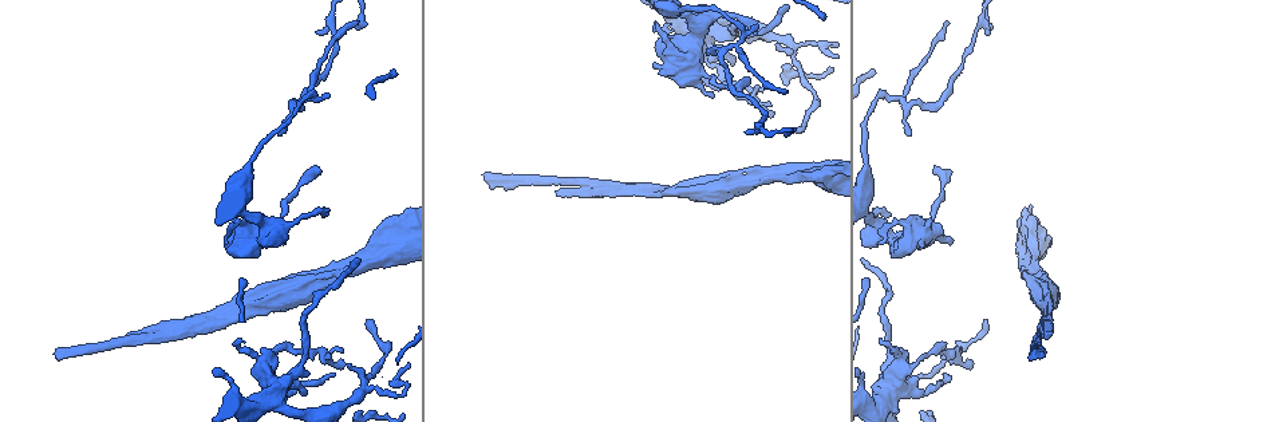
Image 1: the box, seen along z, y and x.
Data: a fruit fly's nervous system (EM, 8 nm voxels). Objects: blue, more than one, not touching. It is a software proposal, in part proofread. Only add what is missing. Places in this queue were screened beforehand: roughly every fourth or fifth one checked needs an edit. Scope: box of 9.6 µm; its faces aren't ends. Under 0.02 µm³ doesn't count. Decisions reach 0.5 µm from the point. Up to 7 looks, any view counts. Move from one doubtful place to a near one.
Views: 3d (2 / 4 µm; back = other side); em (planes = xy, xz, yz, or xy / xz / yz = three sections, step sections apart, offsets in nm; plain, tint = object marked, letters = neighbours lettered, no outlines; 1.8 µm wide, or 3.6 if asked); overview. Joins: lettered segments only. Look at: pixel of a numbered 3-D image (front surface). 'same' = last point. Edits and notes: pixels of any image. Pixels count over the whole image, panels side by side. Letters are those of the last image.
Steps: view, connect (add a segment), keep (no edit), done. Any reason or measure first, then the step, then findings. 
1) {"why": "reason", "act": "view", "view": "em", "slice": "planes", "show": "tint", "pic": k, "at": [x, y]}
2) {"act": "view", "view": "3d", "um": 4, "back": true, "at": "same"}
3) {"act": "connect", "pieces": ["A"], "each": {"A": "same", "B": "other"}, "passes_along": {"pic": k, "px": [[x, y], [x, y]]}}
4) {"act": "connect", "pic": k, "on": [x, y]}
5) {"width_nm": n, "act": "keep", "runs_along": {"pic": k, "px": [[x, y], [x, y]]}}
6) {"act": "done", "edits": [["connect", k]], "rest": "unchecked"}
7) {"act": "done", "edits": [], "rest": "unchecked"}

{"act": "view", "view": "3d", "um": 4, "pic": 1, "at": [486, 177]}

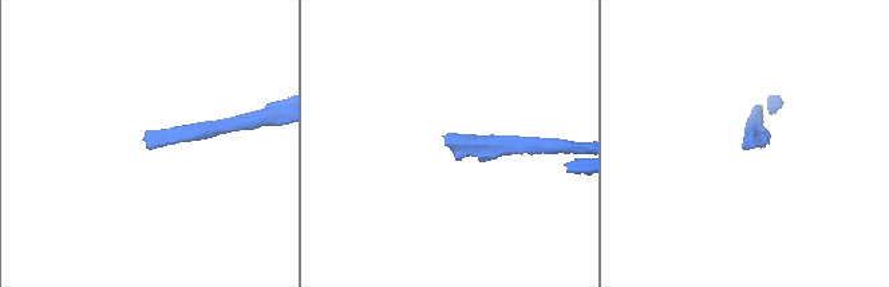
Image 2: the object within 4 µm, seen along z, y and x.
{"act": "view", "view": "em", "slice": "xz", "step": 4, "show": "letters", "pic": 2, "at": [446, 138]}

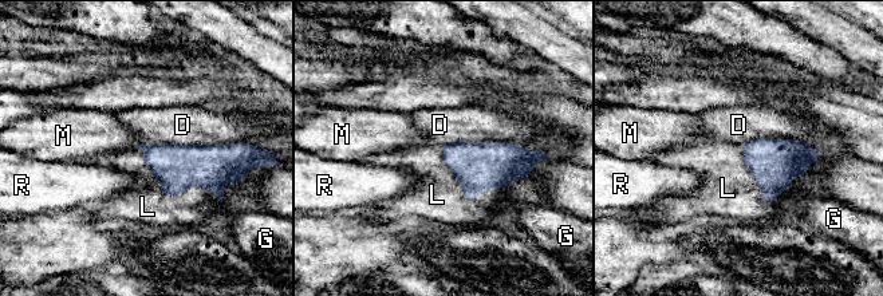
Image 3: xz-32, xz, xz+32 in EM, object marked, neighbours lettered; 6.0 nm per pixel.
{"why": "cut it another way", "act": "view", "view": "em", "slice": "planes", "show": "letters", "at": "same"}

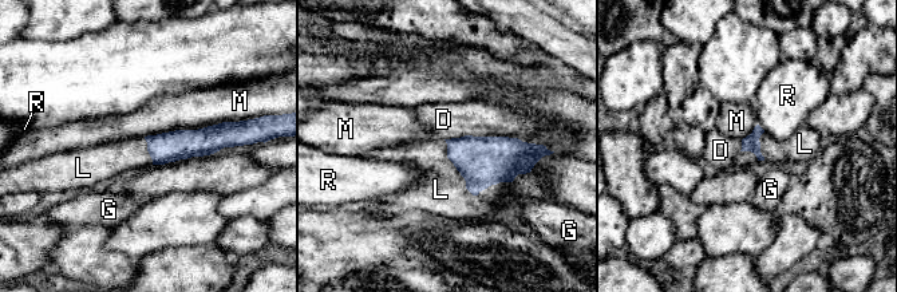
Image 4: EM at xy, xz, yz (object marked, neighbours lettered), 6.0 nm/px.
{"act": "connect", "pieces": ["L"], "each": {"D": "other", "G": "other", "L": "same", "M": "other", "R": "other"}, "passes_along": {"pic": 4, "px": [[751, 142], [763, 157], [802, 146]]}, "found": "it goes on there"}

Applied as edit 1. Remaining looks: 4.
{"why": "calibre changes", "act": "view", "view": "em", "slice": "planes", "show": "tint", "pic": 1, "at": [700, 24]}

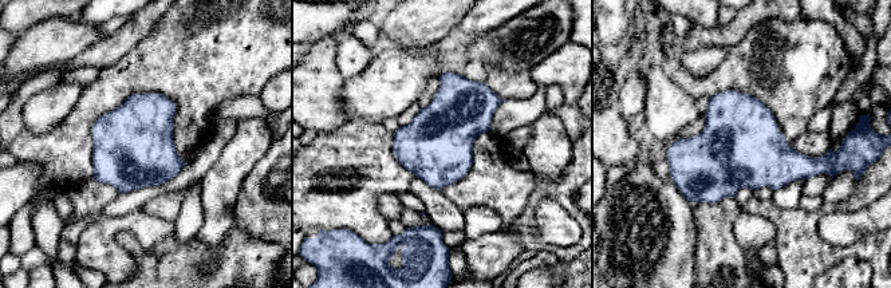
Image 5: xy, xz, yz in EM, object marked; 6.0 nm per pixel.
{"act": "view", "view": "em", "slice": "planes", "show": "letters", "at": "same"}

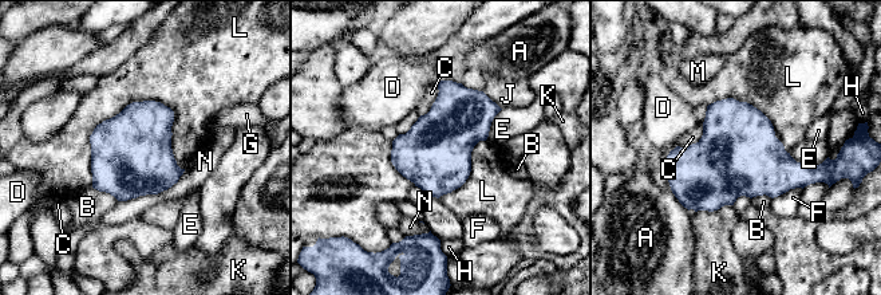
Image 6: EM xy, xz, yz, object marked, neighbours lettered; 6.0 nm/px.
{"width_nm": 440, "act": "keep", "each": {"A": "other", "B": "other", "C": "other", "D": "other", "E": "other", "F": "other", "G": "other", "H": "other", "J": "other", "K": "other", "L": "other", "M": "other", "N": "other"}, "border": {"pic": 6, "px": [[174, 111], [103, 120], [91, 185]]}, "found": "none of them fits"}

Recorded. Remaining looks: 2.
{"why": "free end", "act": "view", "view": "3d", "um": 2, "pic": 1, "at": [945, 375]}

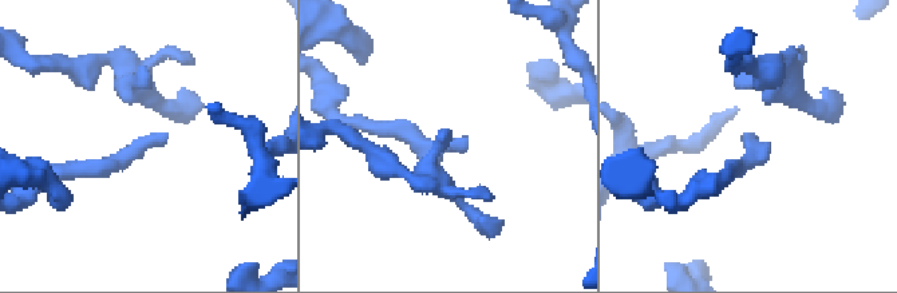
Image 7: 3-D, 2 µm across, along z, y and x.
{"why": "shape alone is not enough", "act": "view", "view": "em", "slice": "planes", "show": "letters", "pic": 7, "at": [160, 138]}

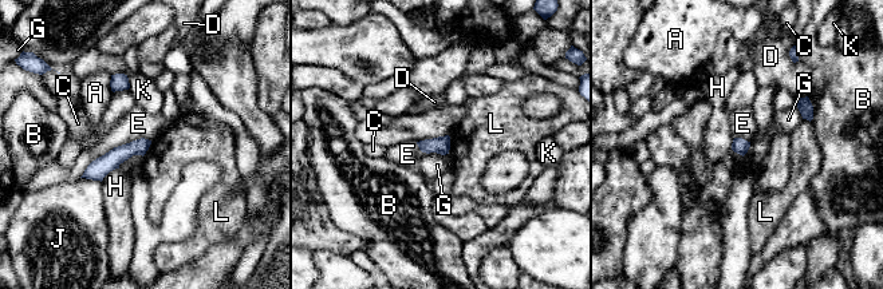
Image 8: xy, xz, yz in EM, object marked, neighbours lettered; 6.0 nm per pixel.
{"longest_contact_nm": ["E", 480], "act": "keep", "each": {"A": "other", "B": "other", "C": "other", "D": "other", "E": "other", "G": "other", "H": "other", "J": "other", "K": "other", "L": "other"}, "border": {"pic": 8, "px": [[150, 139], [114, 146], [79, 177]]}, "found": "no lettered segment goes on from it"}

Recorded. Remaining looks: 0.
{"act": "done", "edits": [["connect", 4]], "rest": "unchecked"}

